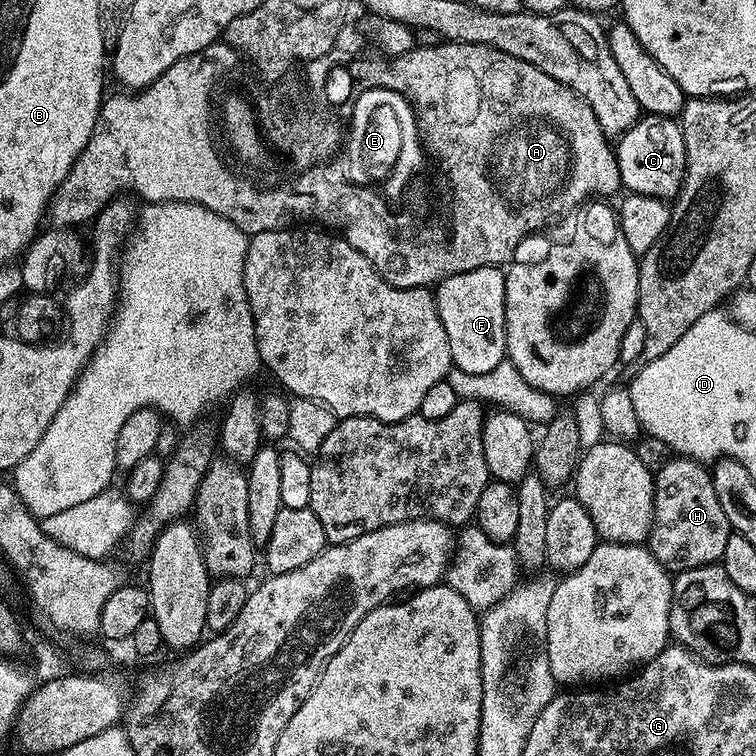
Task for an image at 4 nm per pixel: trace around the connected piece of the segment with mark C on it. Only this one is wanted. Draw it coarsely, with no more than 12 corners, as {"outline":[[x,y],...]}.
{"outline":[[641,115],[615,141],[621,185],[668,202],[686,146],[670,116]]}

